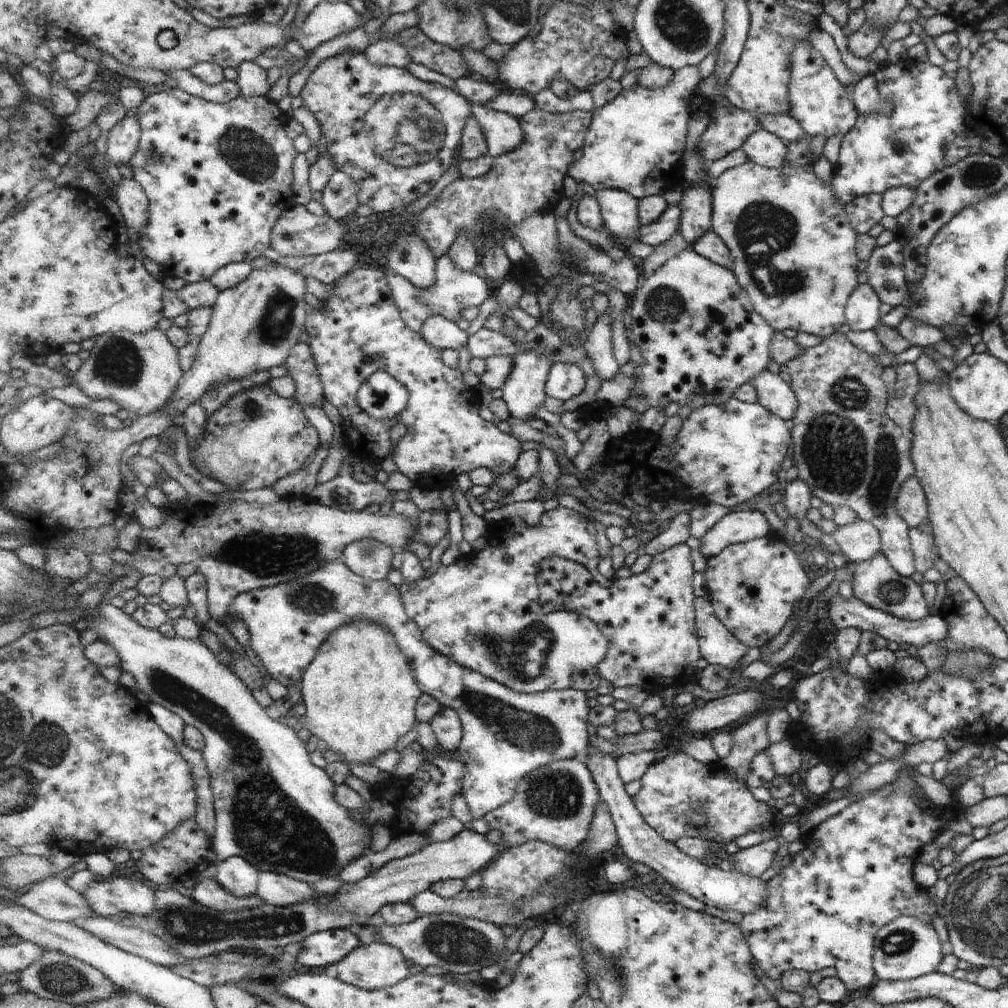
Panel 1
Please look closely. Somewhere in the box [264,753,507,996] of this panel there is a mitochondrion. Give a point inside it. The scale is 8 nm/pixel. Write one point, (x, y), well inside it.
(455, 943)

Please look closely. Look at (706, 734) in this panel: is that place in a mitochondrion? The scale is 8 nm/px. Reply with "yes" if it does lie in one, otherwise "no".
no

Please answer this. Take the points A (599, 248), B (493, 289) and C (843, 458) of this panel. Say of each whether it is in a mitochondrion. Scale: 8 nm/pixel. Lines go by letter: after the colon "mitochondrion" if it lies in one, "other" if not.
A: other
B: other
C: mitochondrion

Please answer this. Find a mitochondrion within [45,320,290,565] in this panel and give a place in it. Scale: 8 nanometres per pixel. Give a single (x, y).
(118, 362)

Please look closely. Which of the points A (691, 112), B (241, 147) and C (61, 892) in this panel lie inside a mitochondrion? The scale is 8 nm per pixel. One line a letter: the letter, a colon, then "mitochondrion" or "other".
A: other
B: mitochondrion
C: other

